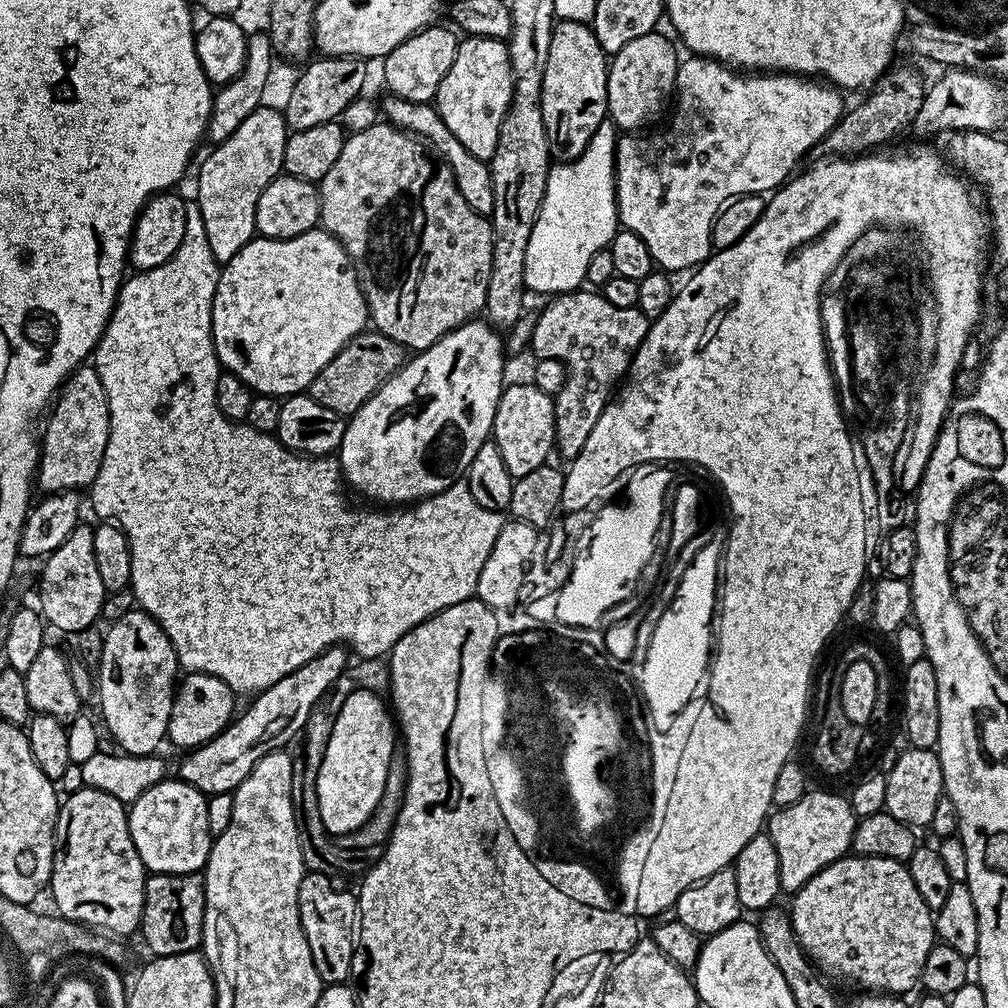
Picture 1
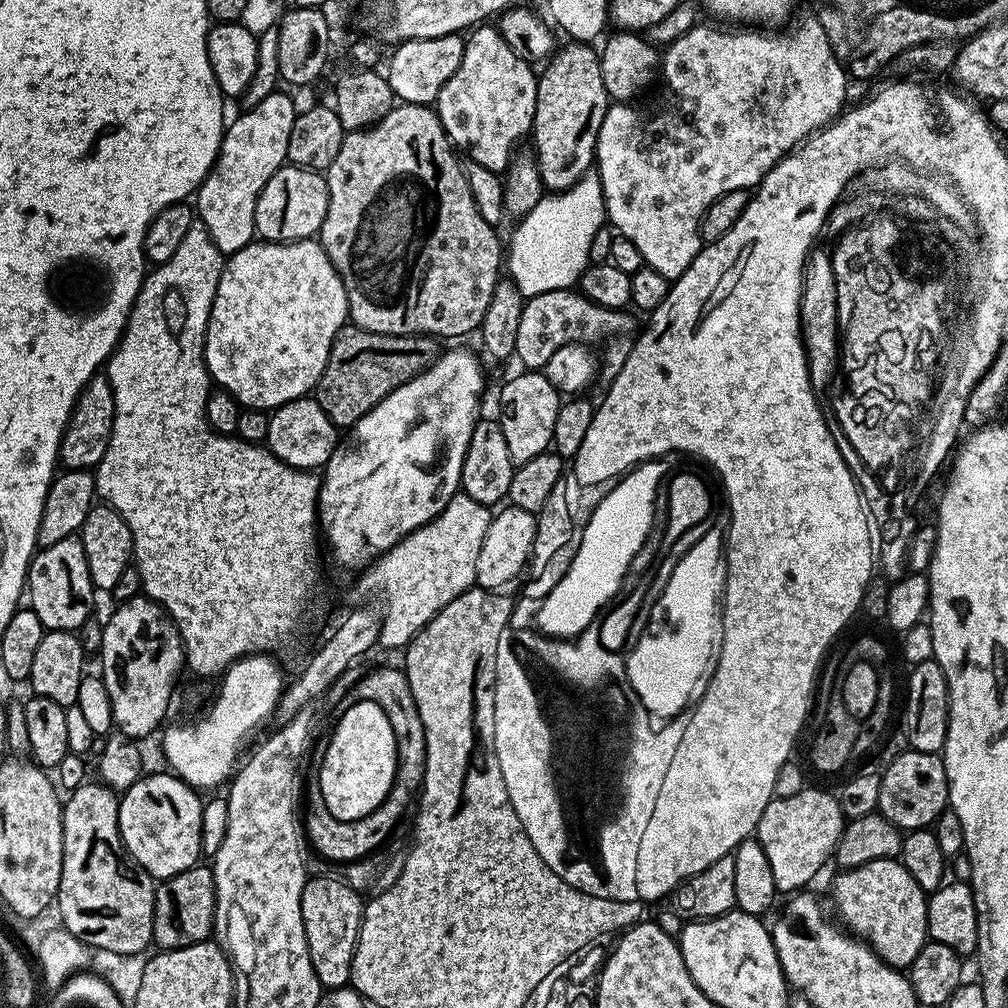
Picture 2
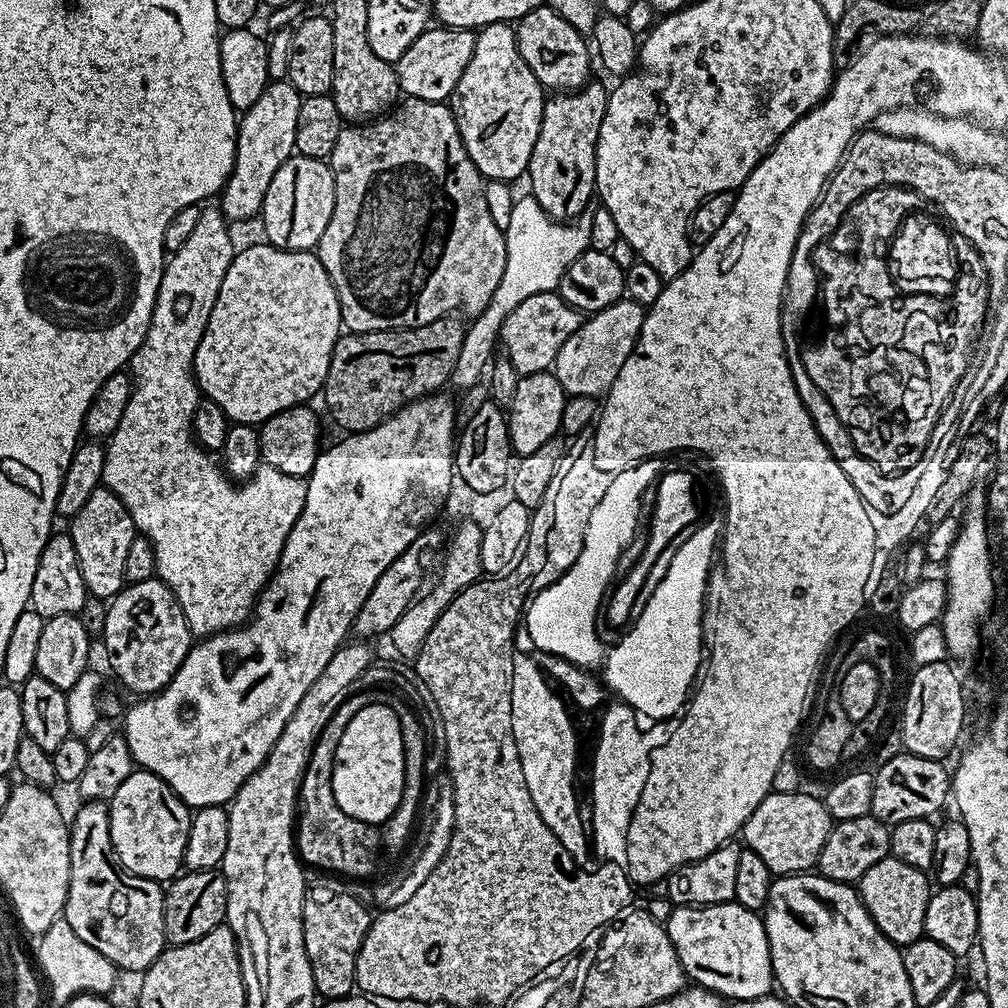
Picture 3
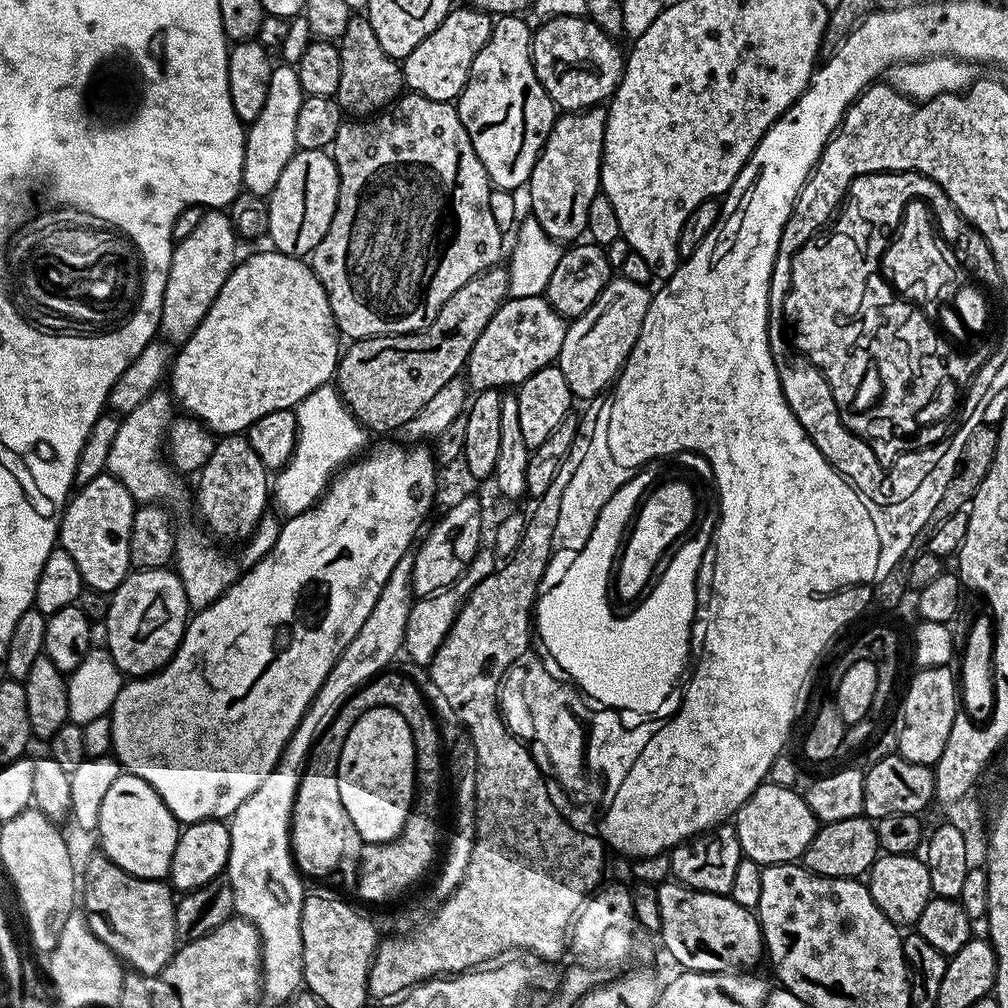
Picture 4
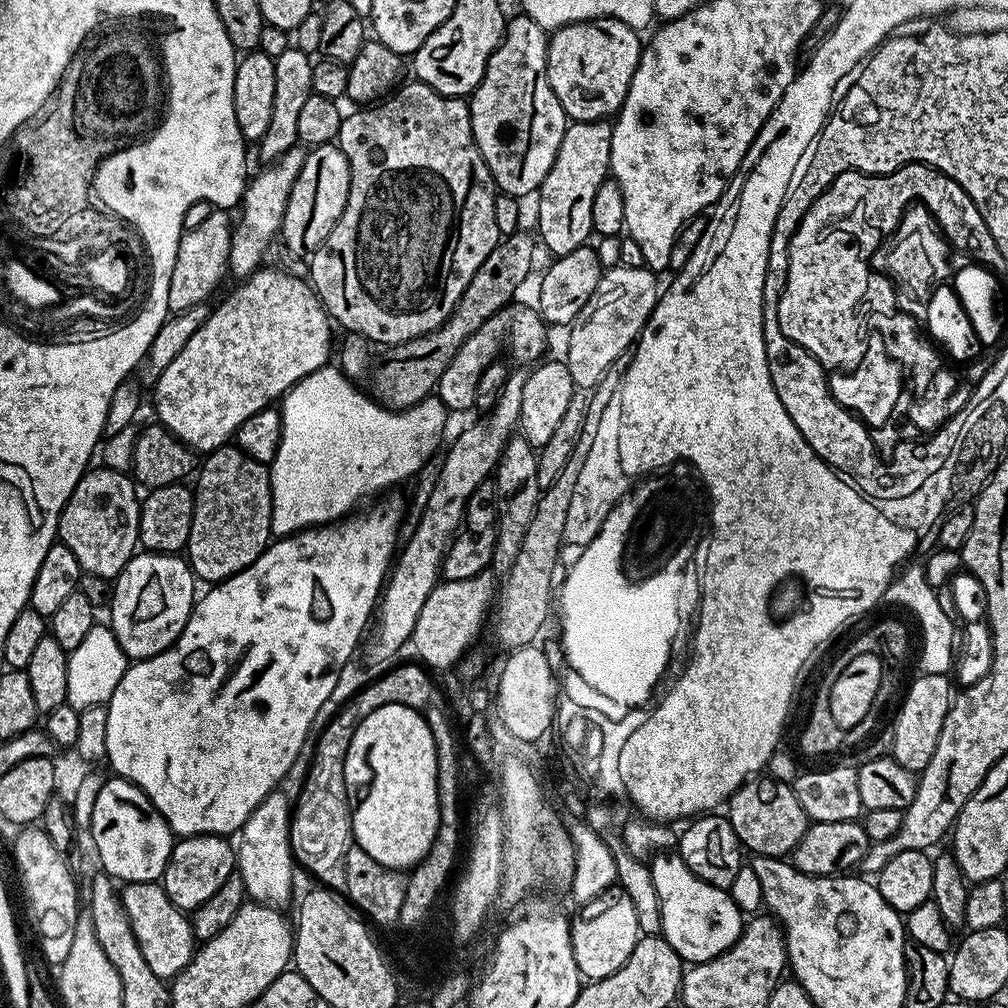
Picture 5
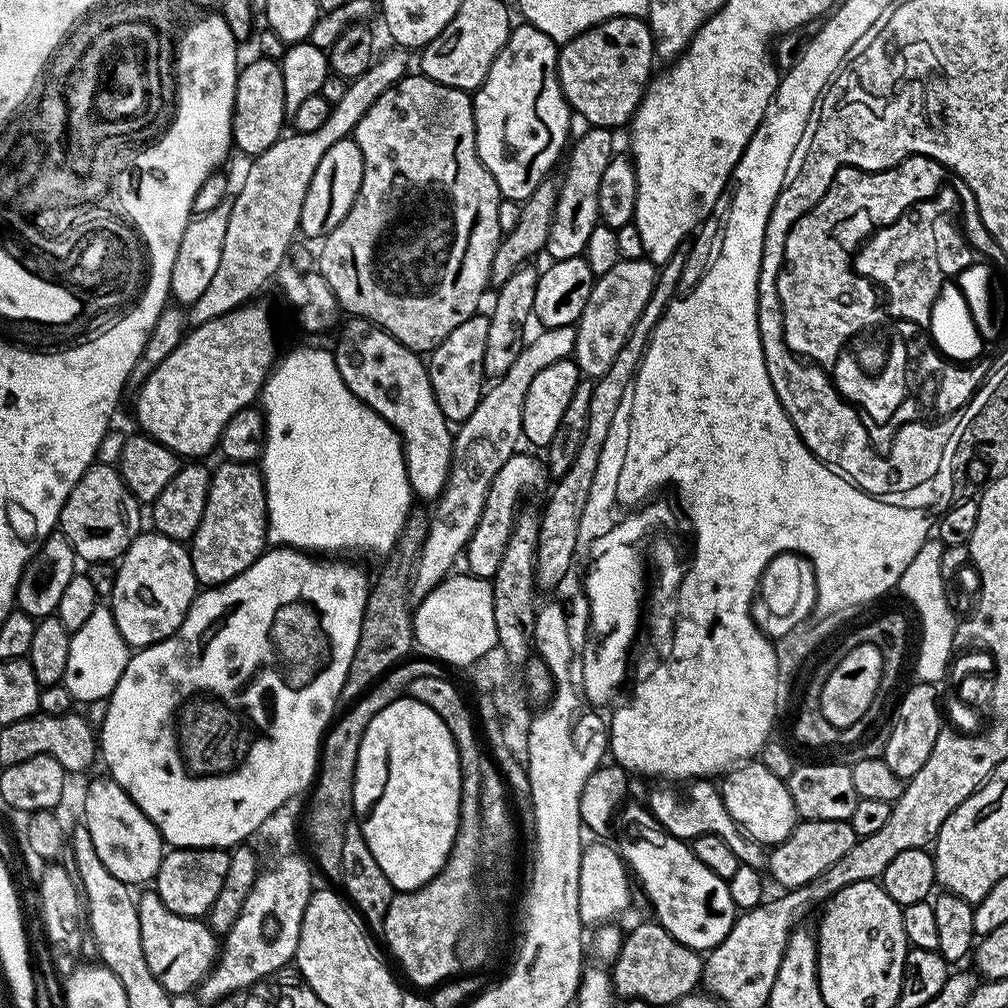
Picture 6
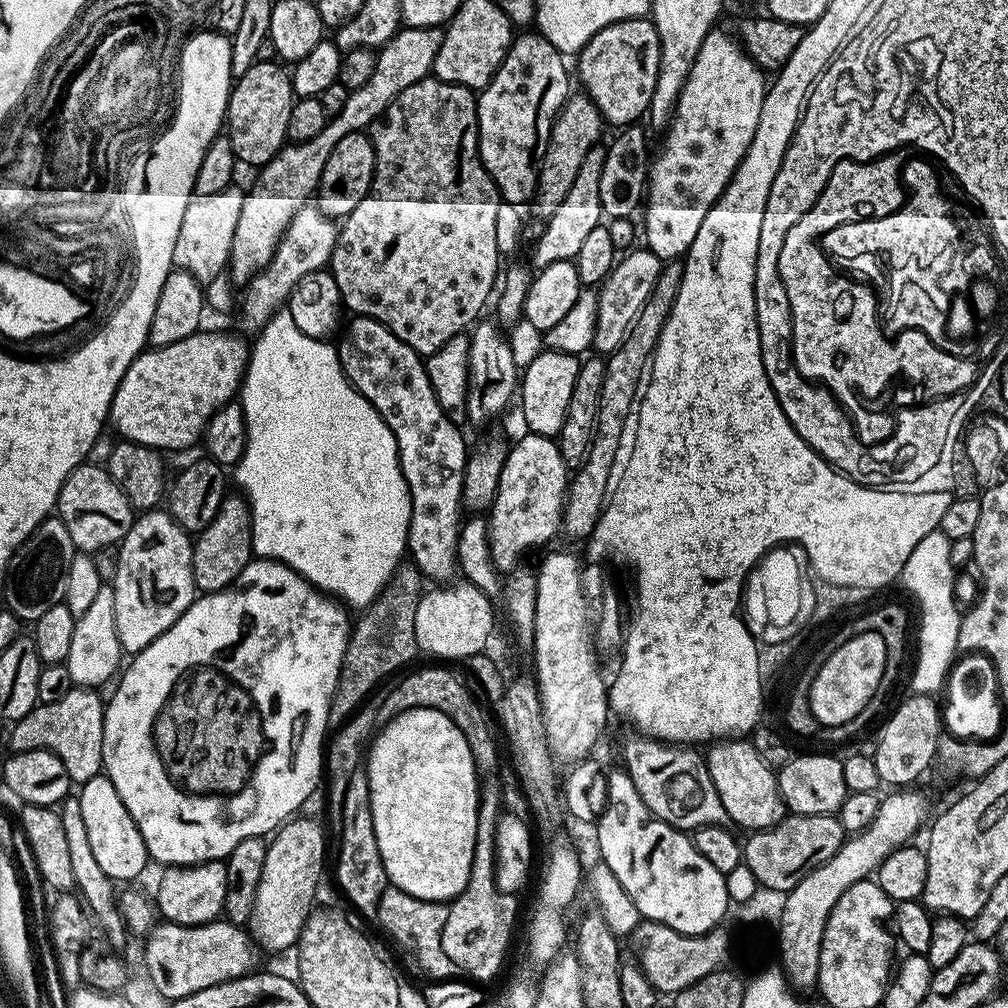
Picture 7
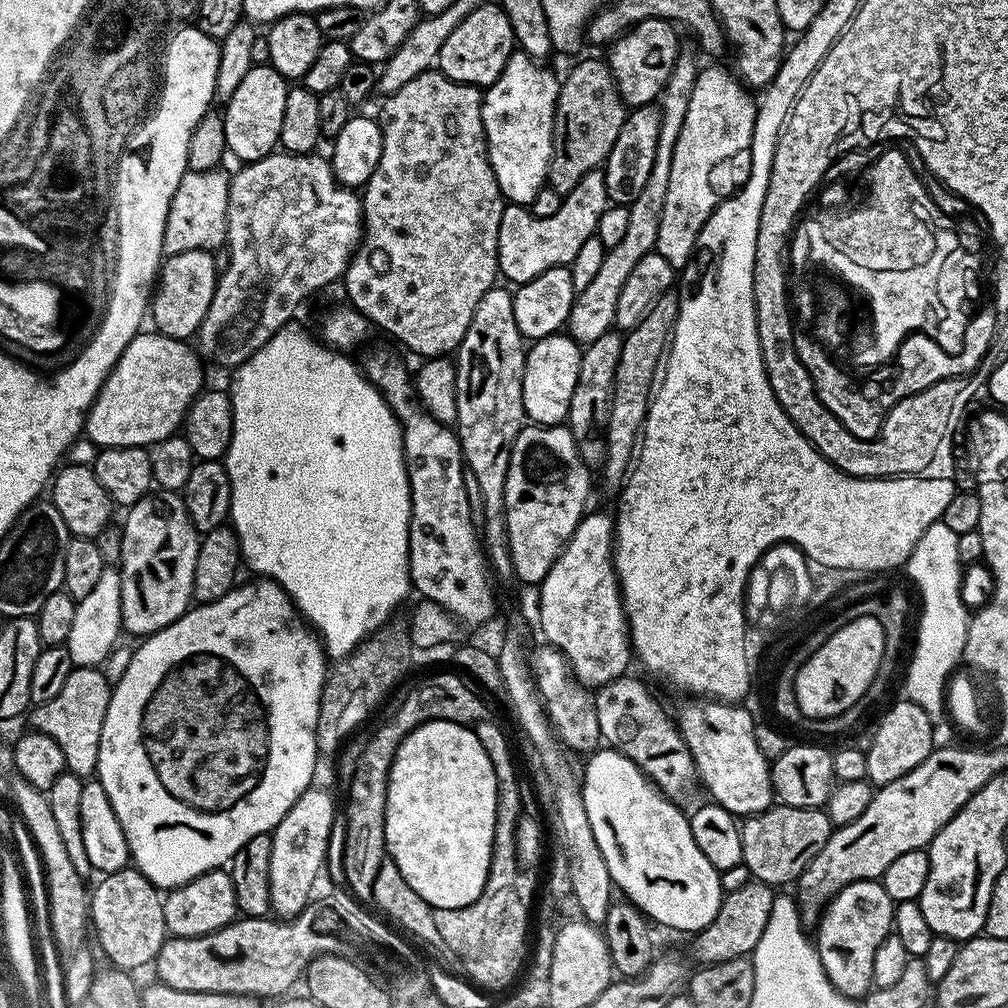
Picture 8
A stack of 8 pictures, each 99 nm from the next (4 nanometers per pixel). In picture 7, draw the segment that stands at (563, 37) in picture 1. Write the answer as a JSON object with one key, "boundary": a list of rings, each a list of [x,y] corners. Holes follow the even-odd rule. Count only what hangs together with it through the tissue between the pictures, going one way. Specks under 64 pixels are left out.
{"boundary":[[[597,146],[586,154],[586,162],[582,162],[582,170],[578,170],[578,178],[574,178],[574,186],[570,186],[570,194],[566,194],[566,202],[558,206],[554,215],[547,217],[548,229],[540,236],[536,249],[532,252],[532,260],[537,269],[550,266],[554,262],[572,260],[578,254],[578,246],[590,235],[596,224],[601,223],[602,213],[600,199],[598,198],[598,178],[602,170],[605,149]]]}

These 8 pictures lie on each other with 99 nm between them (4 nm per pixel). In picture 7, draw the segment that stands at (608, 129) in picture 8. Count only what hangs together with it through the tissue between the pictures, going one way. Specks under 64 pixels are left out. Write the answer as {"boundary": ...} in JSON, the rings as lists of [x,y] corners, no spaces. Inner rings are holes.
{"boundary":[[[586,94],[569,95],[563,108],[552,123],[552,133],[540,160],[540,168],[536,172],[536,191],[534,205],[541,218],[547,218],[566,202],[566,194],[570,194],[570,186],[574,186],[574,178],[578,178],[578,170],[582,170],[582,162],[586,162],[586,154],[601,143],[600,135],[606,129],[606,121],[601,116],[598,106]]]}

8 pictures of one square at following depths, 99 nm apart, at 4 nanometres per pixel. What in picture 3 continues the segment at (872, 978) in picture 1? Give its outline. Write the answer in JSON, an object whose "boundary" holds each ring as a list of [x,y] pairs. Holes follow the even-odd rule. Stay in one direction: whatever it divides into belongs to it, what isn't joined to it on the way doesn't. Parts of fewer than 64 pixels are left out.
{"boundary":[[[889,854],[882,862],[874,862],[866,874],[858,881],[860,900],[866,906],[870,918],[898,946],[907,946],[924,936],[926,906],[930,895],[927,875],[906,862],[897,860]]]}

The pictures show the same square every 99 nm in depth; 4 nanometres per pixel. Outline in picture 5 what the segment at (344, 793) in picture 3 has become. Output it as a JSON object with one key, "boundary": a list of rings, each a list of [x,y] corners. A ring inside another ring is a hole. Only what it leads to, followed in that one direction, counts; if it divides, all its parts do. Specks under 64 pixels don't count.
{"boundary":[[[362,718],[346,750],[344,783],[348,791],[348,807],[352,809],[355,847],[366,850],[374,862],[387,868],[415,868],[431,850],[440,826],[438,754],[426,718]]]}

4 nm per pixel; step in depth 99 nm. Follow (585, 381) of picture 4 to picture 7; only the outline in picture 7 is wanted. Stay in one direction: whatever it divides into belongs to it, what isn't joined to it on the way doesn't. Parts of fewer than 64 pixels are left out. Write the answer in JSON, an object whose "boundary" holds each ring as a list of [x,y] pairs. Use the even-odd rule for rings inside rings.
{"boundary":[[[644,246],[625,251],[612,265],[611,274],[605,278],[598,290],[598,322],[594,330],[595,351],[604,352],[600,354],[610,354],[618,350],[618,346],[622,346],[642,306],[646,306],[646,298],[650,298],[658,282],[661,267],[661,260]]]}

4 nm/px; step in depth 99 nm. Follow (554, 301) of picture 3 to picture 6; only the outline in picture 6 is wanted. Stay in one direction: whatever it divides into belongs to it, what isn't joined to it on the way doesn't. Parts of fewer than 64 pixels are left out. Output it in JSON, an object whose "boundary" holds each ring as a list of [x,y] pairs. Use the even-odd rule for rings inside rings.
{"boundary":[[[487,315],[472,316],[466,322],[462,322],[462,326],[454,326],[454,330],[450,330],[450,334],[446,334],[443,342],[432,349],[427,357],[426,367],[434,398],[449,422],[462,422],[470,418],[470,414],[474,414],[474,406],[478,406],[480,397],[486,391],[484,347],[487,329]]]}

